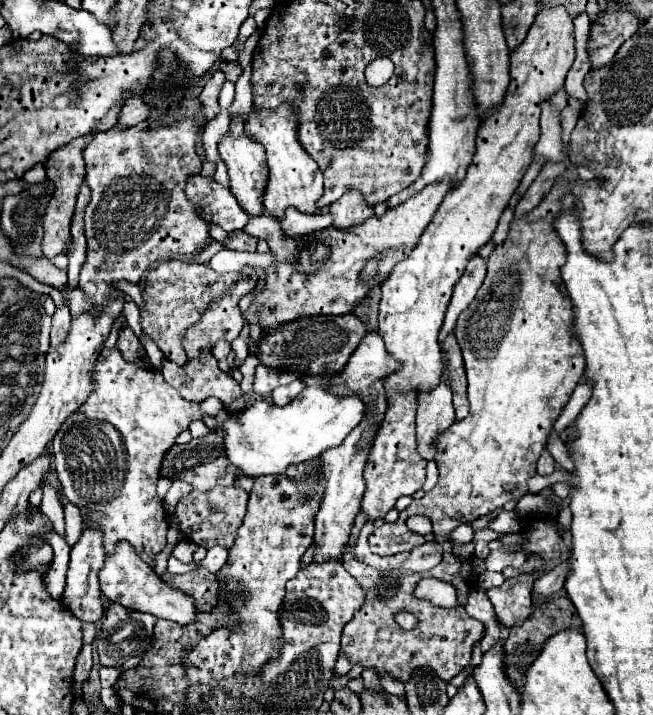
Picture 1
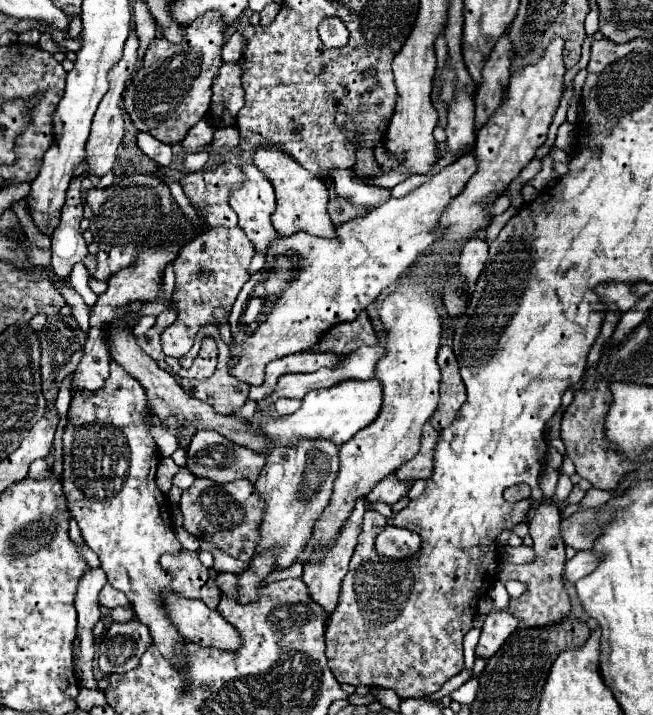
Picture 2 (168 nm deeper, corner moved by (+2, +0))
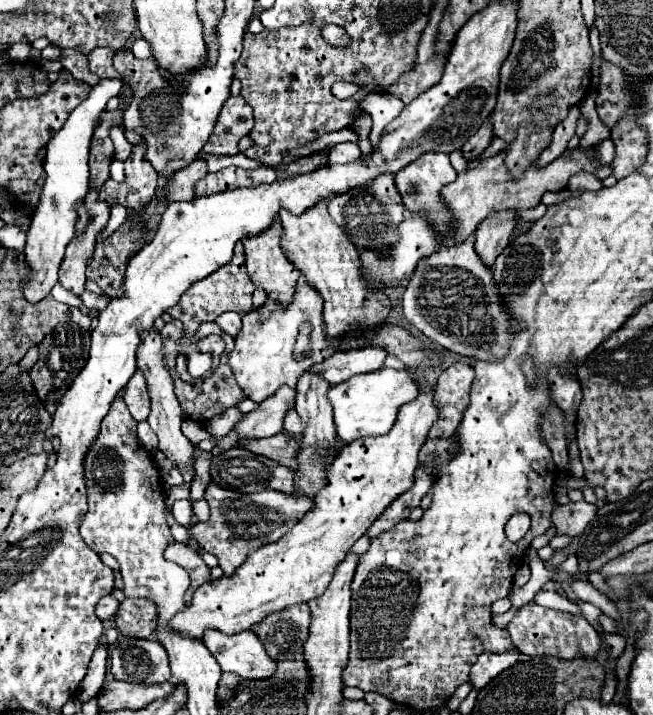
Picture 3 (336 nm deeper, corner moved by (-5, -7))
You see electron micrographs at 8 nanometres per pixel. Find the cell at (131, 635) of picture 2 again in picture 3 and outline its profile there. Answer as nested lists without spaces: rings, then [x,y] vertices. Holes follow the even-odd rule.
[[[121,639],[111,651],[111,673],[119,681],[165,683],[171,679],[167,651],[159,641]]]

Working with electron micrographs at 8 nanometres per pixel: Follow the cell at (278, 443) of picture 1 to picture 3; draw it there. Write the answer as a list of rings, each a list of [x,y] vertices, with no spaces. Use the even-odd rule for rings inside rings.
[[[381,367],[373,373],[355,375],[349,381],[331,387],[331,391],[329,391],[329,401],[335,411],[337,435],[345,443],[351,443],[359,437],[385,435],[393,427],[399,407],[403,403],[415,401],[417,395],[419,395],[419,381],[415,379],[415,375],[411,373],[409,367],[403,367],[403,369]]]

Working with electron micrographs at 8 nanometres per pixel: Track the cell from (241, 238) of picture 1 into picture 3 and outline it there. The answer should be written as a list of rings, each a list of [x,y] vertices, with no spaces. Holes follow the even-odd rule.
[[[237,243],[233,259],[225,267],[219,267],[207,279],[195,283],[189,291],[185,291],[181,295],[179,303],[175,307],[171,307],[171,311],[167,311],[171,317],[177,317],[187,327],[187,333],[185,333],[185,339],[181,341],[181,347],[191,345],[191,335],[195,333],[195,329],[201,323],[214,322],[215,317],[219,317],[225,311],[239,311],[239,313],[251,311],[251,307],[253,307],[253,291],[255,291],[255,285],[251,283],[251,279],[249,279],[249,275],[245,271],[243,243]]]

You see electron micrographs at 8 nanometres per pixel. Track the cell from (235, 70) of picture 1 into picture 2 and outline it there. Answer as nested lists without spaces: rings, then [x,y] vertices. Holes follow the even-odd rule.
[[[224,62],[218,68],[218,74],[212,82],[212,106],[210,106],[210,118],[212,118],[212,126],[214,128],[222,128],[222,126],[234,126],[236,122],[236,114],[238,110],[244,106],[244,90],[242,90],[242,68],[238,62]]]

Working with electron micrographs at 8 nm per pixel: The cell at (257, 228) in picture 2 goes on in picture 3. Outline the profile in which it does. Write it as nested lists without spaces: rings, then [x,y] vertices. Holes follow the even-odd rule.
[[[277,221],[265,233],[261,233],[261,235],[257,235],[253,239],[243,239],[243,245],[245,245],[245,255],[247,255],[245,265],[247,265],[247,273],[249,273],[251,281],[253,281],[253,285],[257,289],[263,289],[267,293],[267,299],[273,299],[277,305],[281,305],[285,309],[293,301],[295,285],[297,285],[301,273],[287,259],[287,255],[283,255],[281,237],[283,237],[283,229],[281,229],[281,223]]]

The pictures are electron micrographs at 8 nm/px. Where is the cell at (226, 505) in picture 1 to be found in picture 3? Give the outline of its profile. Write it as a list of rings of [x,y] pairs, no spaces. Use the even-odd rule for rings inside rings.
[[[215,483],[207,487],[205,501],[211,507],[211,519],[207,523],[193,525],[191,533],[199,541],[203,551],[217,557],[219,567],[223,569],[225,575],[231,575],[245,561],[251,549],[279,541],[315,505],[313,499],[299,499],[297,495],[293,497],[279,491],[239,493],[239,491],[223,489]]]

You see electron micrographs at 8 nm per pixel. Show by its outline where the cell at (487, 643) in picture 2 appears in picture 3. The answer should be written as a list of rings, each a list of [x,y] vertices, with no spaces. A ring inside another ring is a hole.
[[[507,651],[507,653],[483,653],[479,655],[477,663],[471,667],[469,673],[469,683],[473,689],[483,689],[495,675],[503,673],[507,667],[513,667],[519,661],[521,653],[519,651]]]

